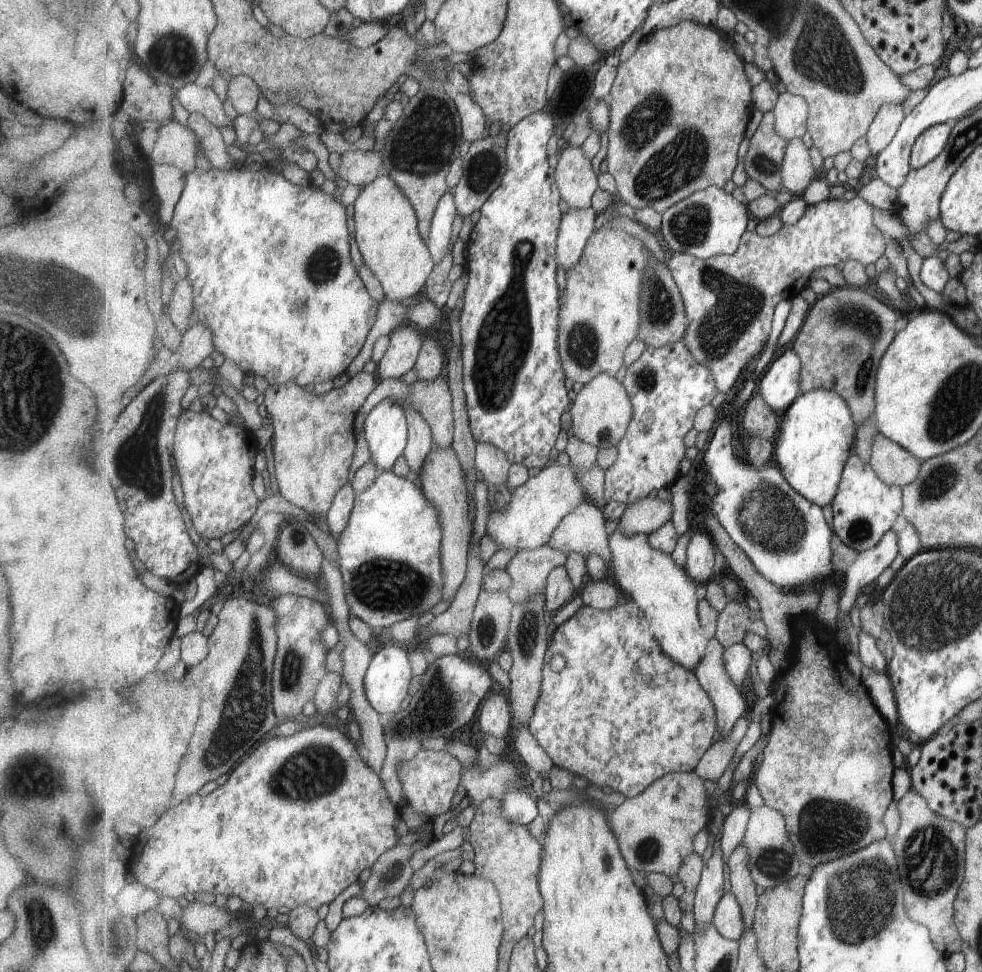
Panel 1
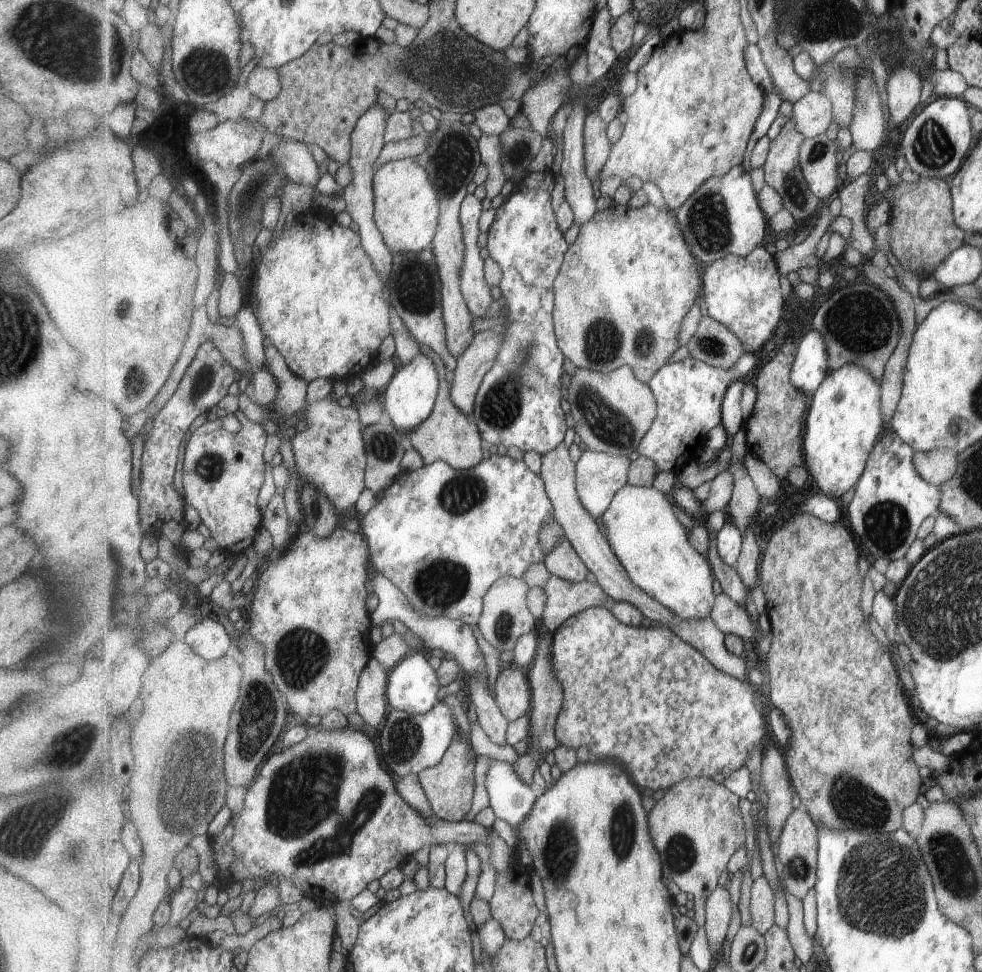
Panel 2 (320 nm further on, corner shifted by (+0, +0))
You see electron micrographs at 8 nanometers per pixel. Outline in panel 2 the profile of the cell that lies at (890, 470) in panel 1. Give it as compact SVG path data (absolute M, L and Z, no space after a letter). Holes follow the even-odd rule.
M945 448L914 451L912 464L921 480L933 485L943 484L956 473L957 451Z

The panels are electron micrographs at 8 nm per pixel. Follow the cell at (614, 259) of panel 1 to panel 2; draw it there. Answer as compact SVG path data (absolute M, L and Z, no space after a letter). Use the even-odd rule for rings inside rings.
M647 203L641 208L625 208L615 205L607 210L598 211L593 220L589 220L587 224L580 228L576 241L570 246L568 254L565 254L564 266L561 266L554 288L556 291L556 310L553 314L554 324L561 351L567 356L567 359L577 369L593 370L603 374L612 373L621 368L621 366L628 365L633 368L638 380L648 384L649 380L663 366L669 364L669 358L680 347L679 333L681 331L681 322L684 322L685 314L688 314L693 309L693 306L696 306L695 300L701 296L704 282L701 272L699 272L699 260L693 256L689 244L685 242L684 232L681 231L675 212L668 208L659 210L657 206Z

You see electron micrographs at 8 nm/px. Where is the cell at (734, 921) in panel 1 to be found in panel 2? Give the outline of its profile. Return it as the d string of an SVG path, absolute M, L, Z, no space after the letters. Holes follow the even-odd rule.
M761 875L753 882L751 890L751 926L765 935L775 925L775 892L767 880Z

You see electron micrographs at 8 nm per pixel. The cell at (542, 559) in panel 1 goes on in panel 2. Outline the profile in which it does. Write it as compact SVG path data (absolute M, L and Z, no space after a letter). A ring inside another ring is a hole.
M553 574L549 582L545 582L543 592L547 596L543 622L547 631L555 634L559 626L569 618L592 607L604 607L611 610L617 601L597 583L573 583Z

